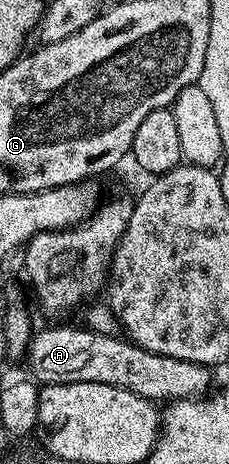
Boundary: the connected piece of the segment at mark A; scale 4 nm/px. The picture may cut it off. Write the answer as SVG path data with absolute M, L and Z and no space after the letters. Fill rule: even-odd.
M86 325L36 330L27 347L26 361L31 366L30 374L43 385L104 383L124 387L152 401L174 401L202 396L206 392L203 390L210 385L213 374L212 368L204 367L202 363L158 355L119 335L97 333Z

